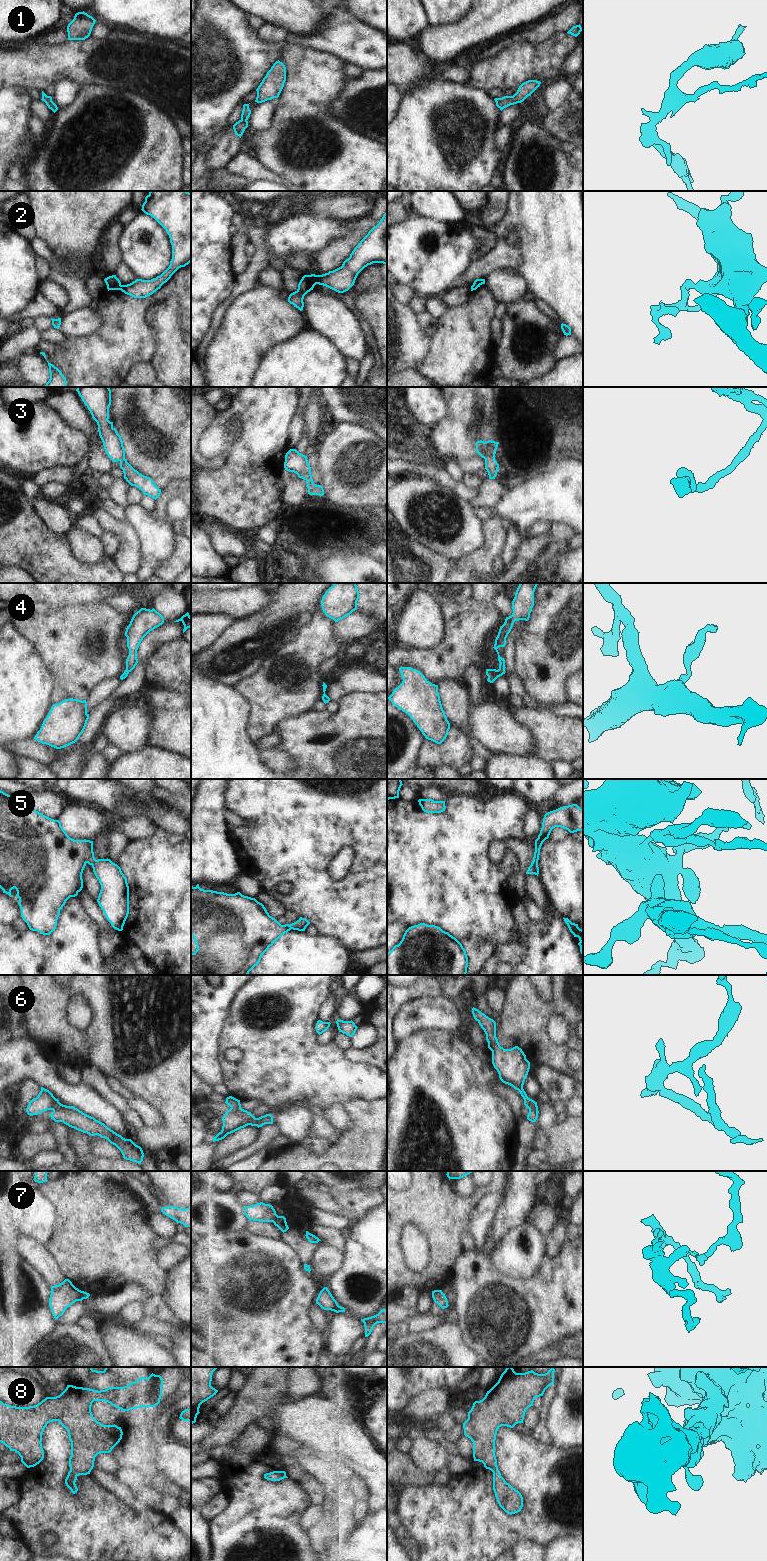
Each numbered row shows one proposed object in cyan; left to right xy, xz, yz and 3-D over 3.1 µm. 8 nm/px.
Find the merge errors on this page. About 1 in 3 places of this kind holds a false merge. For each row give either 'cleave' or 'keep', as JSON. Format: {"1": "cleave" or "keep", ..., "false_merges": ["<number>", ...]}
{"1": "keep", "2": "cleave", "3": "keep", "4": "keep", "5": "keep", "6": "cleave", "7": "cleave", "8": "keep", "false_merges": ["2", "6", "7"]}

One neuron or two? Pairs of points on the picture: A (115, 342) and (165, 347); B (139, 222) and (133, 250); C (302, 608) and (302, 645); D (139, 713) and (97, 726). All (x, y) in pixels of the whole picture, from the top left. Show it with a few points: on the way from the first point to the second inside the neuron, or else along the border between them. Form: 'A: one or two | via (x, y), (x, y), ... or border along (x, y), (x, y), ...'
A: two | border along (150, 324), (154, 331), (155, 352), (149, 361)
B: one | via (139, 229), (135, 243)
C: two | border along (316, 610), (314, 618), (292, 641), (285, 645)
D: two | border along (110, 715), (102, 731)

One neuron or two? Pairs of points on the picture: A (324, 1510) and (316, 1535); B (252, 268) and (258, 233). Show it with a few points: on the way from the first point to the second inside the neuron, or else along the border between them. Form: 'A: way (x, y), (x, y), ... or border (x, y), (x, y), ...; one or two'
A: way (321, 1516), (318, 1529); one
B: way (258, 259), (259, 242); one

